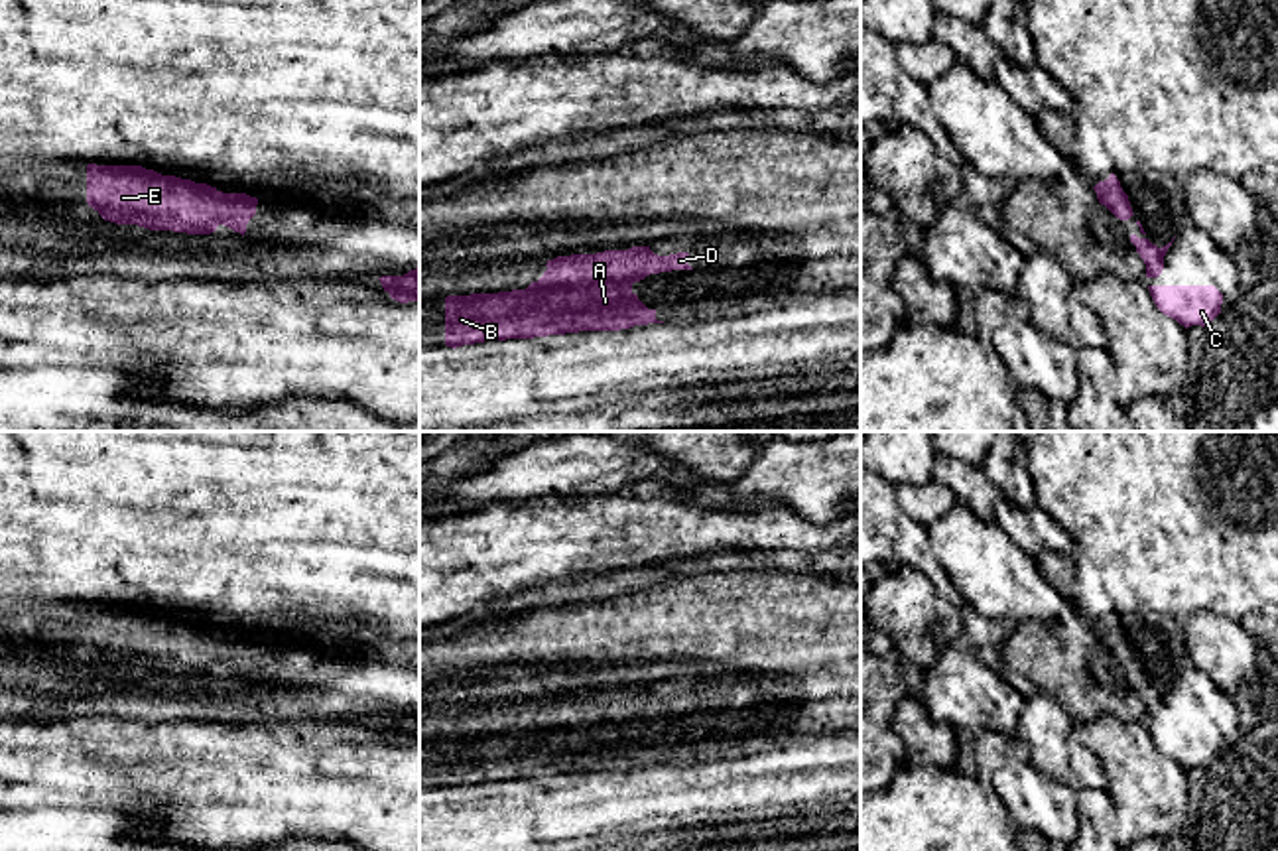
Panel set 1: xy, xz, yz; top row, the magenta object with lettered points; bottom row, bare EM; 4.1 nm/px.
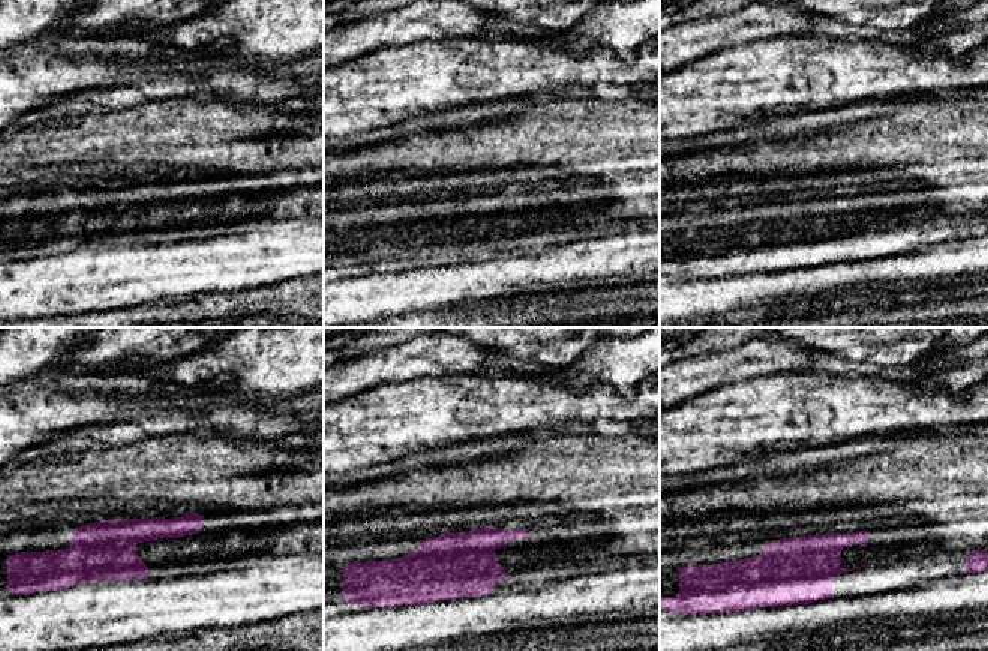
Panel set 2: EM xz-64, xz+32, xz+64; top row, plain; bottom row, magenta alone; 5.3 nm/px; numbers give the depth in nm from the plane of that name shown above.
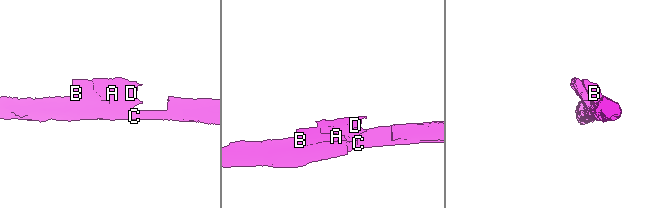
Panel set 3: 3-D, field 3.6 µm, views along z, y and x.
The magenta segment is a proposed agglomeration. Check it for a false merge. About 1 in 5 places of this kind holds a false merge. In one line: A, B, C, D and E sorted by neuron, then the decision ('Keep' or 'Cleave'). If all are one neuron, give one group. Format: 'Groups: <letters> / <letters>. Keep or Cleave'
Groups: A B C D E. Keep

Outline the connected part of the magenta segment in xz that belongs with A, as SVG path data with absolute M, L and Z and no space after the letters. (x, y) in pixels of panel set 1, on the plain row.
M650 687L557 697L526 731L447 737L445 786L664 764L638 741L632 725L650 715L693 711L687 701L687 693L658 697Z

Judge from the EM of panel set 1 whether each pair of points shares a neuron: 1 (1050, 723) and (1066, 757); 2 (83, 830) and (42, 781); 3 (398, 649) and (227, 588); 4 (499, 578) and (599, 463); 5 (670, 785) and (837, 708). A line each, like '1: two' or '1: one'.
1: one
2: two
3: two
4: two
5: two

